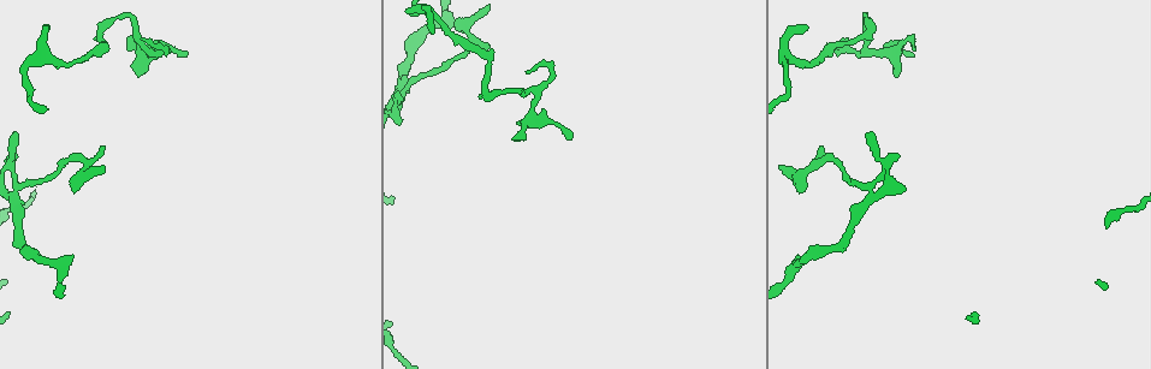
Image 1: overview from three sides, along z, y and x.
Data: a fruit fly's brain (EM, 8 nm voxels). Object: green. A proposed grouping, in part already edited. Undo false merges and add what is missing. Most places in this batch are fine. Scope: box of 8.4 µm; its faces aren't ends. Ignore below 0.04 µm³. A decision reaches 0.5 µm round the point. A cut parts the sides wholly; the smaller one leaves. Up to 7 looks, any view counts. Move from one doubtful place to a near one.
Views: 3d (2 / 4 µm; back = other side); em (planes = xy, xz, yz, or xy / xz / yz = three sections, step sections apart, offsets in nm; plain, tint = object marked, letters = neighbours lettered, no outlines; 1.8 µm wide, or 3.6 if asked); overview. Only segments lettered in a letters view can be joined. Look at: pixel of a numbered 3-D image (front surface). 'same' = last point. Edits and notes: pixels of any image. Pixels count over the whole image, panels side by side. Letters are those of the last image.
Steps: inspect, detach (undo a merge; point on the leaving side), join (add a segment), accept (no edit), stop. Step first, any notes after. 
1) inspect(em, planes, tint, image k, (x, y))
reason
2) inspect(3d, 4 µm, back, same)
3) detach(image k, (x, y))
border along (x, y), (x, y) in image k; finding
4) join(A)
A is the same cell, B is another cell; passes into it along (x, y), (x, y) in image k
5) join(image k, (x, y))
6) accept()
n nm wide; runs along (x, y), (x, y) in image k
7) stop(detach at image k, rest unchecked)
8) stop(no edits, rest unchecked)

inspect(3d, 4 µm, image 1, (137, 76))
branch stops here

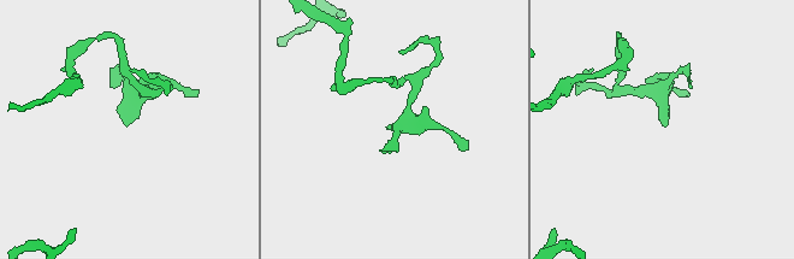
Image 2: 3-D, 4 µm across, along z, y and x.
inspect(em, xz, step 8, letters, image 2, (665, 125))
shape alone is not enough

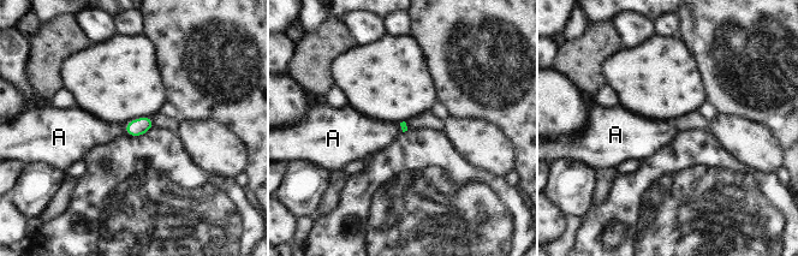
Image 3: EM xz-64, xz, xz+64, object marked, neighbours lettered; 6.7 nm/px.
accept()
A is another cell; border along (124, 125), (126, 134) in image 3; no lettered segment goes on from it

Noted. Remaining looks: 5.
inspect(3d, 4 µm, image 1, (434, 32))

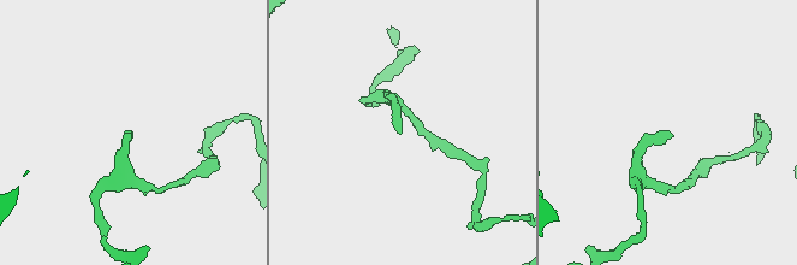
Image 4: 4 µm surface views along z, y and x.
inspect(em, yz, step 8, tint, image 4, (671, 134))

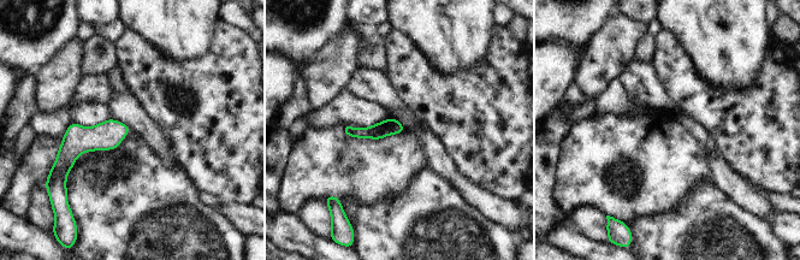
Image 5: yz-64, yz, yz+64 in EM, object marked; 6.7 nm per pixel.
inspect(em, planes, letters, same)
cut it another way

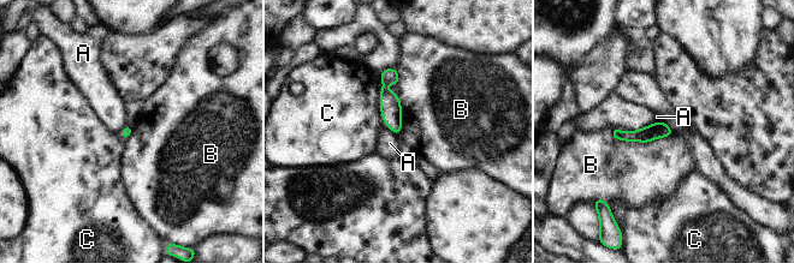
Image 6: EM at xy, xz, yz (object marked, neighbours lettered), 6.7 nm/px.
accept()
A, B and C are other cells; runs along (387, 71), (383, 90), (398, 131) in image 6; none of them fits

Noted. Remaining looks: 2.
stop(no edits, rest unchecked)

